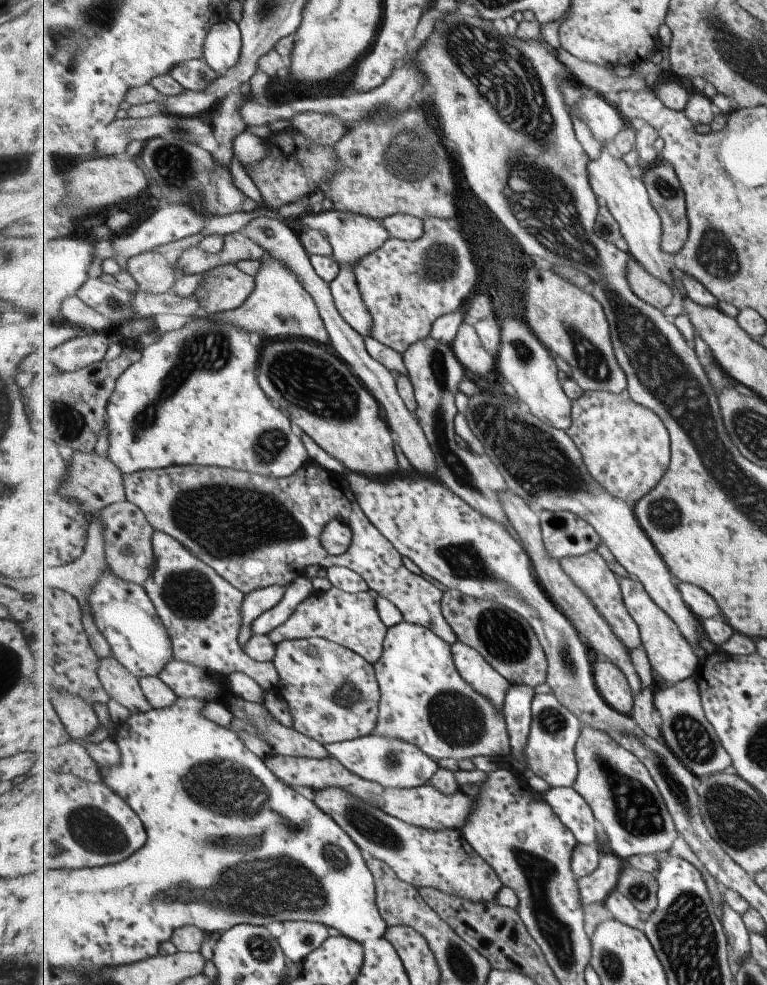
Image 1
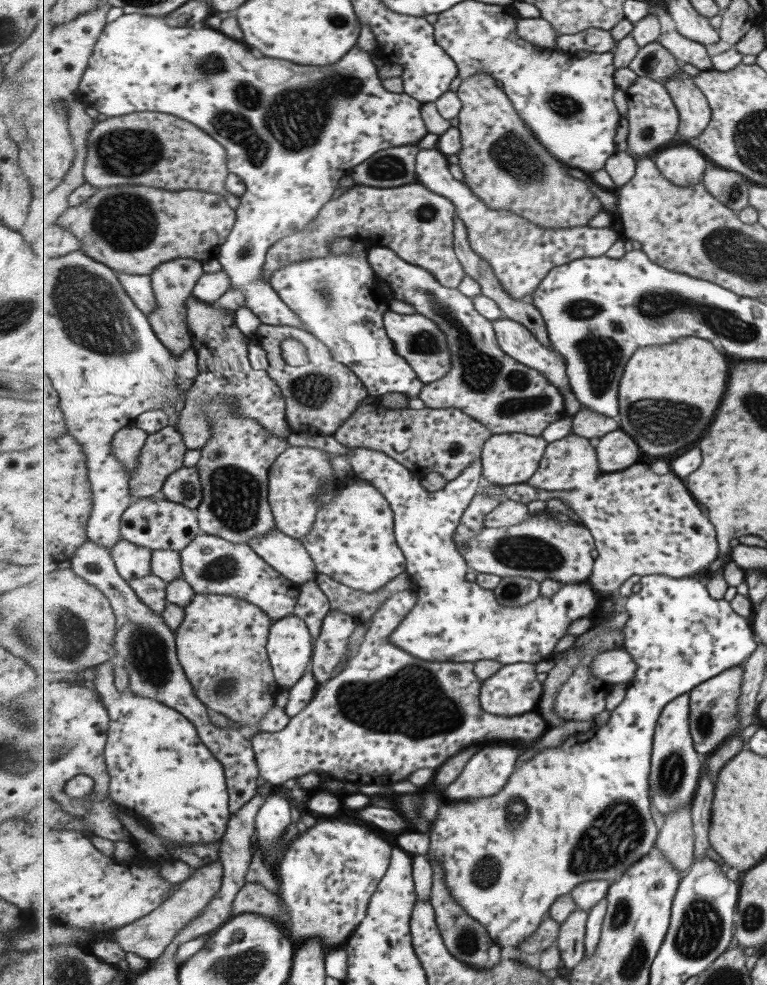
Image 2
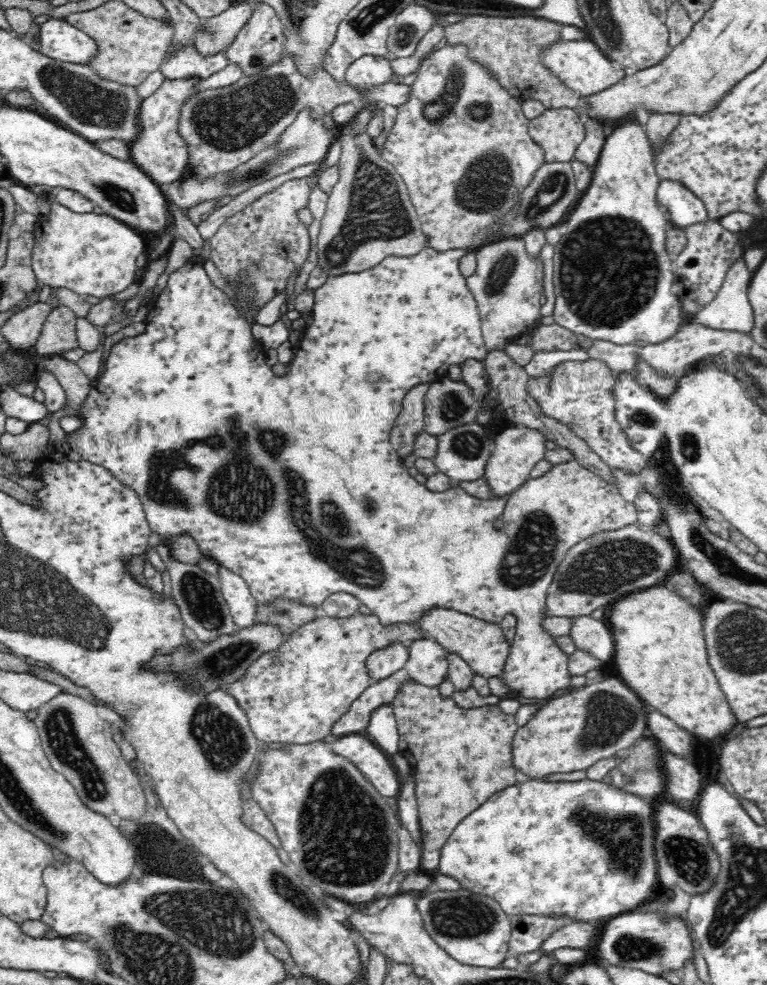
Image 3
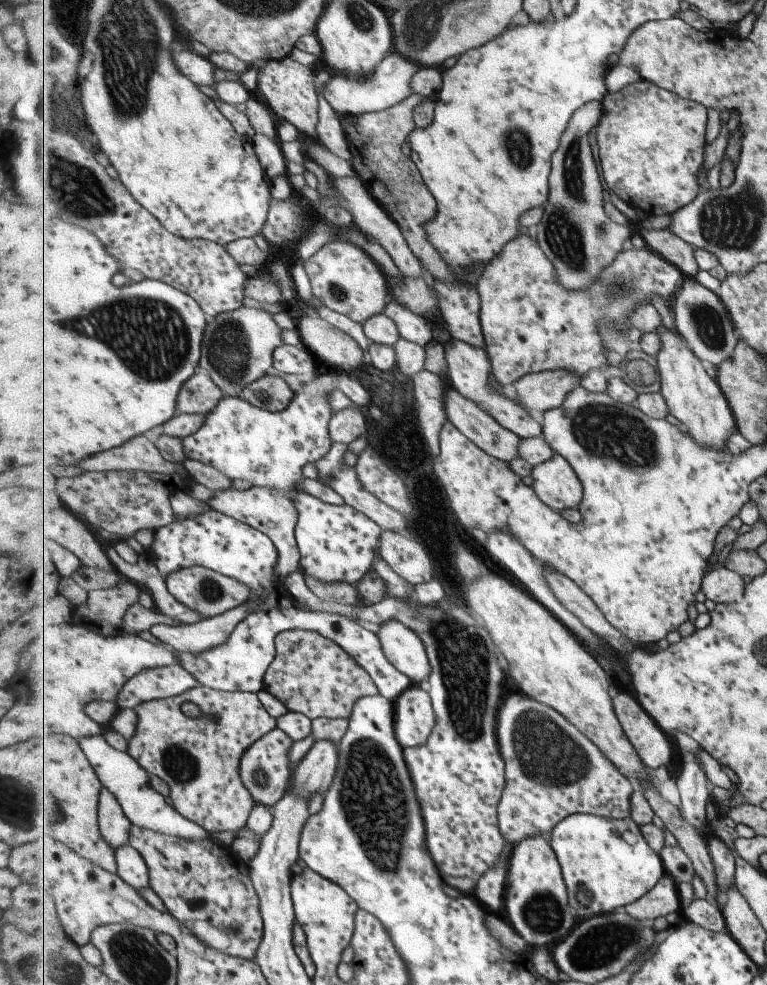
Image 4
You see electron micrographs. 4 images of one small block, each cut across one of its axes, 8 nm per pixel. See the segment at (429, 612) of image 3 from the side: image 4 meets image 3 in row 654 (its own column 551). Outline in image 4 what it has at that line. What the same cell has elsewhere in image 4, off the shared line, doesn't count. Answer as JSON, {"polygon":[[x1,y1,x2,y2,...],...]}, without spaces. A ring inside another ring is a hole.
{"polygon":[[557,452,550,461,538,464,531,477,536,488,535,496,553,510,578,509,584,502,584,484,576,469]]}

